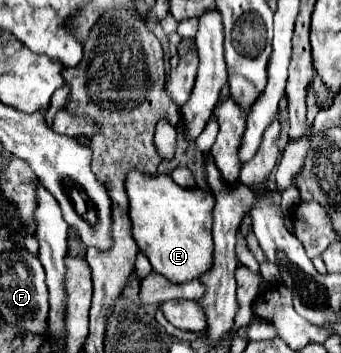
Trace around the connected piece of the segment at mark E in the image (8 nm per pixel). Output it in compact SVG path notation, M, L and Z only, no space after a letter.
M131 168L125 180L129 196L129 218L133 224L133 238L139 250L149 258L153 272L163 274L175 284L199 278L213 260L213 216L211 204L215 198L203 188L183 188L173 182L169 174L145 174Z

